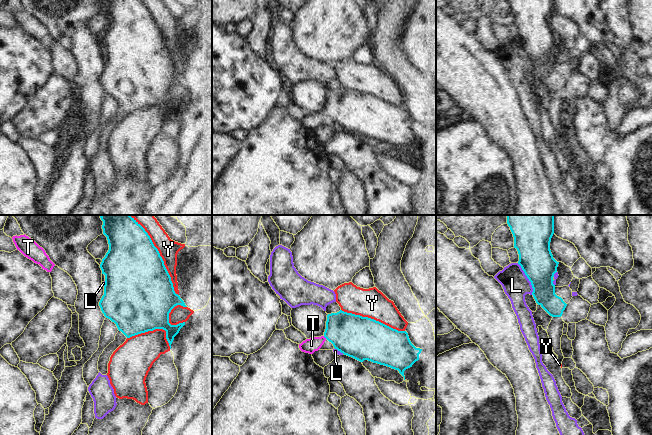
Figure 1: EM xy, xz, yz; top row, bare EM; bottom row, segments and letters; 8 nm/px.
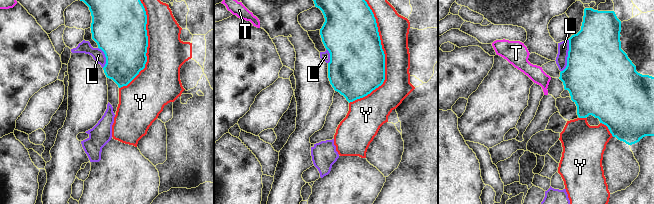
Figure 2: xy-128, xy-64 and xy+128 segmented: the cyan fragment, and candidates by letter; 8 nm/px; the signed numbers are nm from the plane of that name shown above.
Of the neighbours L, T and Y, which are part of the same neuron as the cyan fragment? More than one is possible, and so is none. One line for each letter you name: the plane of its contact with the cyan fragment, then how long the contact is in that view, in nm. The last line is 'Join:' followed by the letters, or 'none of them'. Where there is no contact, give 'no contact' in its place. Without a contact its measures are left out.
T: contact in xz; length 40 nm
Join: T

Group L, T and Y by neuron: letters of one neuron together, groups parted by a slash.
L / T / Y

